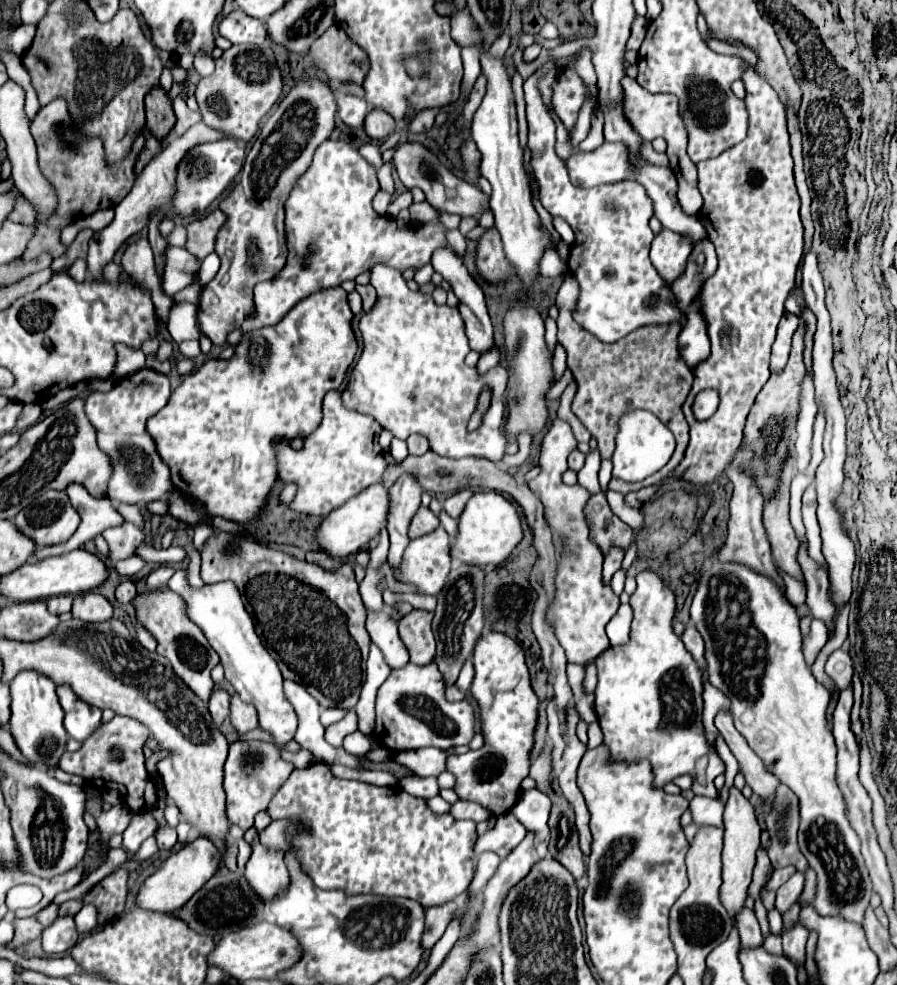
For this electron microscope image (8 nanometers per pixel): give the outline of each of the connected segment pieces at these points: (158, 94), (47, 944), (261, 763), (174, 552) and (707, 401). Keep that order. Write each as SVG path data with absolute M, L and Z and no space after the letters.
M154 86L154 90L150 90L146 94L144 104L146 104L146 128L158 140L162 140L164 136L168 136L168 132L176 124L176 116L174 116L174 110L172 110L170 94L164 88Z
M60 916L42 932L42 948L46 954L66 952L78 940L78 930L74 916Z
M238 740L230 744L230 754L224 764L224 790L228 796L226 802L226 816L230 822L238 824L242 830L244 826L254 826L254 816L260 810L266 810L272 796L278 792L278 788L288 780L292 774L294 764L280 758L280 750L272 746L270 742L244 742Z
M170 546L168 550L154 550L152 548L152 556L154 556L154 564L178 564L188 558L186 550L180 546Z
M702 390L694 404L692 404L692 410L694 410L694 416L698 420L708 420L716 410L718 410L718 404L720 404L720 398L718 398L718 392L716 390Z

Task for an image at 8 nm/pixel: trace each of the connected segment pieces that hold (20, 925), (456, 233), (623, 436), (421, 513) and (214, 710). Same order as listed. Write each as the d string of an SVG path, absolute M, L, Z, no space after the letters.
M16 918L16 934L14 934L14 940L12 942L8 942L6 944L6 948L10 948L10 950L16 950L18 946L24 946L24 944L28 944L28 942L32 942L34 938L38 938L40 934L38 934L38 930L42 928L34 918L24 918L24 920L20 920L20 918Z
M446 230L446 240L448 240L448 244L452 248L456 248L456 254L464 256L464 252L466 252L466 240L460 234L460 230Z
M634 410L622 416L620 420L620 432L616 436L616 450L612 456L612 476L628 480L628 482L640 482L646 476L658 472L672 456L676 448L674 434L652 414L644 410Z
M422 506L422 508L416 512L416 516L412 518L412 526L410 526L410 530L408 530L408 536L410 536L410 538L420 538L420 536L424 536L424 534L434 532L438 526L440 526L438 516L434 516L430 508L424 508L424 506Z
M216 688L208 702L208 708L214 722L220 726L230 716L230 694L224 688Z

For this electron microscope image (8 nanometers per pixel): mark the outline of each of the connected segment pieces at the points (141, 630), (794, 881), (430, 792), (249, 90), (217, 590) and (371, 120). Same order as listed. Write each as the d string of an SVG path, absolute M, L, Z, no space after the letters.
M136 622L136 638L138 638L138 642L146 648L146 650L150 650L150 652L154 652L156 650L156 638L140 624L140 622Z
M794 872L788 882L784 882L776 892L776 908L780 914L790 912L790 908L798 902L804 886L804 876L800 872Z
M408 776L400 780L402 790L406 788L408 794L418 796L418 798L434 798L440 794L440 786L436 778L416 778L416 776Z
M240 44L228 48L216 60L214 72L198 82L194 94L206 126L220 130L224 136L250 142L258 132L262 118L278 102L282 86L282 70L270 44L264 44L264 48L256 44Z
M176 570L168 582L168 588L186 598L188 616L192 622L196 622L202 628L210 646L218 652L226 672L226 680L234 686L234 690L240 694L244 702L250 702L256 706L260 728L272 734L274 744L278 748L284 748L290 740L294 740L294 734L298 730L298 718L292 704L284 696L278 662L270 656L270 652L260 642L254 630L254 622L244 610L244 604L242 604L240 592L236 592L236 586L232 582L218 582L218 584L210 584L200 590L194 590L186 582L186 570Z
M372 110L368 114L368 118L364 120L364 132L372 138L372 140L384 140L388 138L396 128L396 120L384 112L384 110Z

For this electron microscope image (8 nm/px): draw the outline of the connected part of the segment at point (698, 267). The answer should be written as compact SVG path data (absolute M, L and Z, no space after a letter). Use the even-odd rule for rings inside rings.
M704 239L696 245L688 258L688 266L684 274L672 282L672 290L676 298L680 298L680 304L692 304L692 298L698 294L702 284L716 272L718 258L714 245L709 239ZM704 254L704 264L696 264L696 255Z

